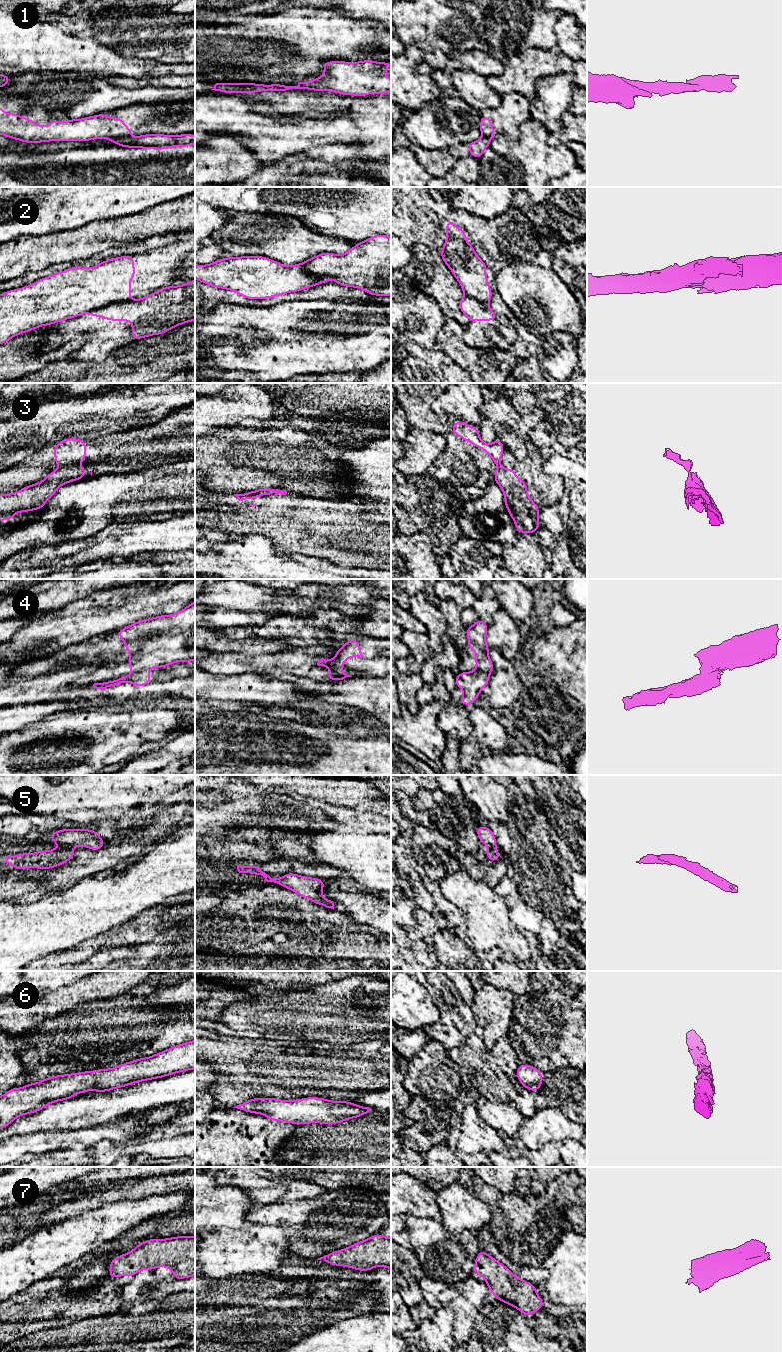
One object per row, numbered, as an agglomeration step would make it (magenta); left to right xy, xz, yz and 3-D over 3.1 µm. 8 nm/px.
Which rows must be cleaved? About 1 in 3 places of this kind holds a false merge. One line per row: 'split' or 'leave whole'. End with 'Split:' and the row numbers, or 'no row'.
1: split
2: split
3: split
4: split
5: split
6: leave whole
7: leave whole
Split: 1, 2, 3, 4, 5

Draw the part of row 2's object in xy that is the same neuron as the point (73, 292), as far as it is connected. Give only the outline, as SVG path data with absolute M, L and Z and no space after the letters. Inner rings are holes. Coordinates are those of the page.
M134 255L110 258L91 268L74 266L41 278L29 286L0 295L0 345L11 338L85 313L109 304L127 301L131 280L135 276Z

